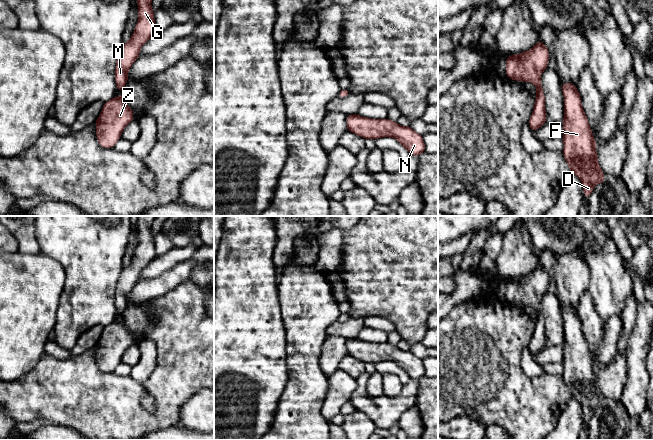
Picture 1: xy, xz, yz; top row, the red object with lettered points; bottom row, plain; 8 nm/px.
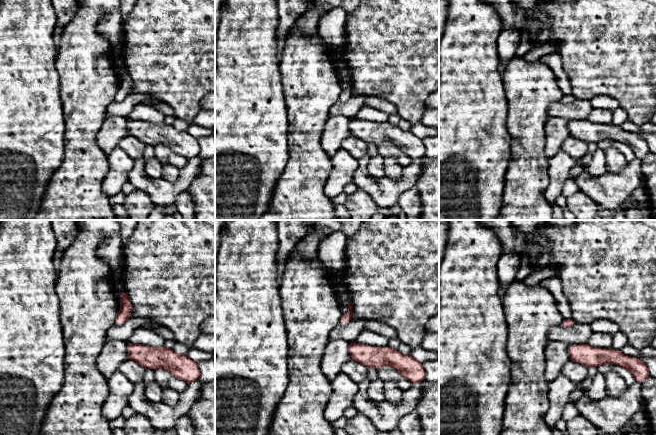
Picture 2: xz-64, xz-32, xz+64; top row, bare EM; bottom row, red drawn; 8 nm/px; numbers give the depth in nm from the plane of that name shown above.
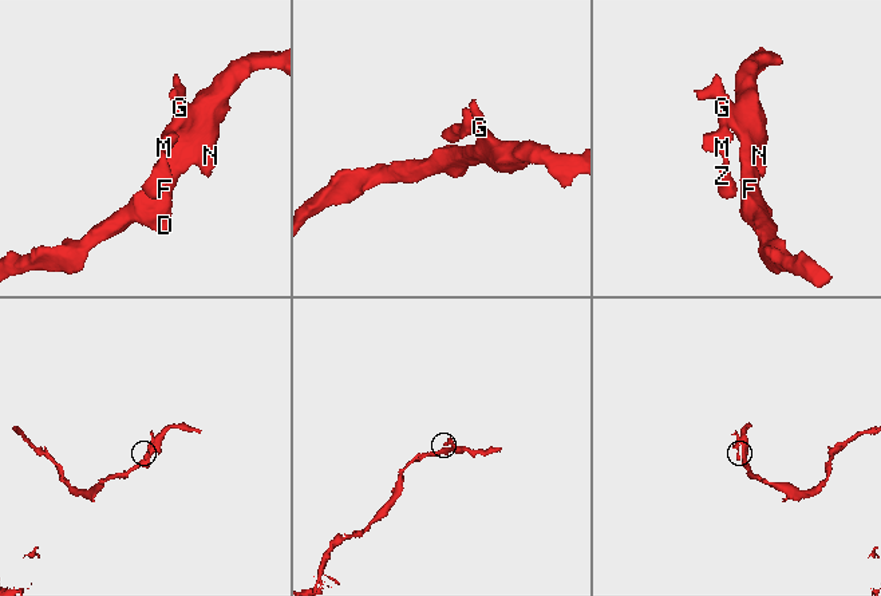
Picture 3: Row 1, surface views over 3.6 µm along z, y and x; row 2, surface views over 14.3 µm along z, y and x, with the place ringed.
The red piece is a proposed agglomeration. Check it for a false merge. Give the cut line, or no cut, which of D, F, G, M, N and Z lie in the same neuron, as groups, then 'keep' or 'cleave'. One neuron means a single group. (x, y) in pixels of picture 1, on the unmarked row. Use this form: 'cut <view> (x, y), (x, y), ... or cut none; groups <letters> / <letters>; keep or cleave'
cut none; groups D F G M N Z; keep

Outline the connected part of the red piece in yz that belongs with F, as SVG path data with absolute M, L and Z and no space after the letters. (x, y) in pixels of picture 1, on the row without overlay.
M571 306L561 309L564 320L563 379L573 396L582 406L587 423L596 408L604 407L604 396L598 387L596 365L581 328L577 310Z

